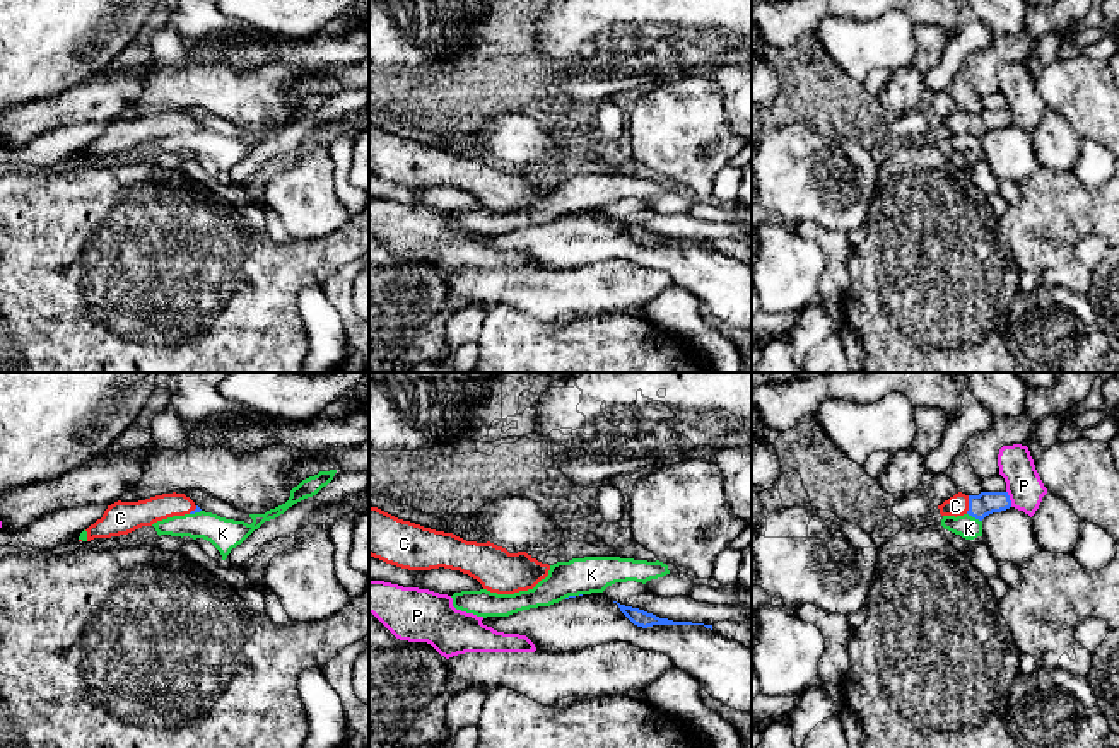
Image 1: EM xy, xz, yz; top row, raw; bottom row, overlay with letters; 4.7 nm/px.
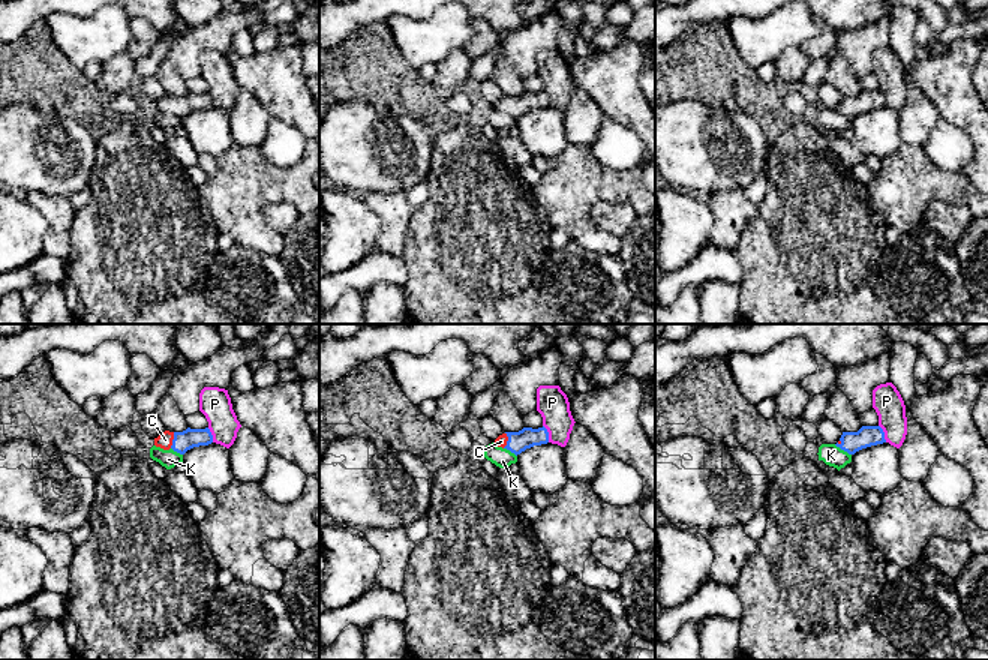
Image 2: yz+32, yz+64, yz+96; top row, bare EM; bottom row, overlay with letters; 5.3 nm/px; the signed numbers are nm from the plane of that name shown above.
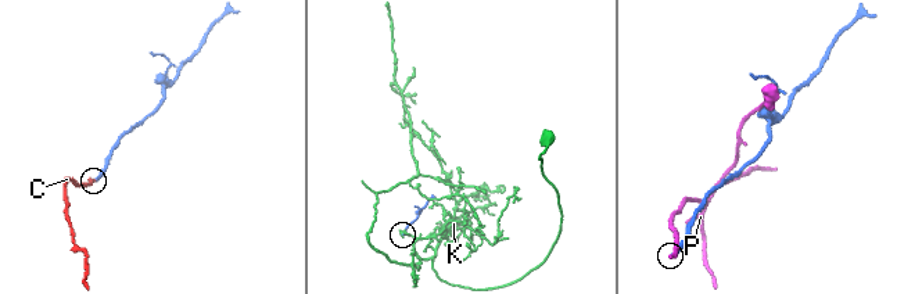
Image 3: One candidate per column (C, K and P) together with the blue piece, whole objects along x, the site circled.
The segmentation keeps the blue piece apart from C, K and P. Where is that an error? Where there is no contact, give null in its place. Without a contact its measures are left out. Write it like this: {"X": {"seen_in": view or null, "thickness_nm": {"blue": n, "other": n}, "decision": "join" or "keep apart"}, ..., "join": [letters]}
{"C": {"seen_in": "yz", "thickness_nm": {"blue": 110, "other": 100}, "decision": "join"}, "K": {"seen_in": "yz", "thickness_nm": {"blue": 110, "other": 110}, "decision": "keep apart"}, "P": {"seen_in": "yz", "thickness_nm": {"blue": 110, "other": 170}, "decision": "keep apart"}, "join": ["C"]}

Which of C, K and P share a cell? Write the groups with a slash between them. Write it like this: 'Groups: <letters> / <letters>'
Groups: C / K / P

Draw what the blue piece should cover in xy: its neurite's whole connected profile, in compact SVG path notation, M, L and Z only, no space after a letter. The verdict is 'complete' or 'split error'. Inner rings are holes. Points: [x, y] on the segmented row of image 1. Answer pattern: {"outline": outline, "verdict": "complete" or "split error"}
{"outline": "M162 494L138 502L114 502L108 505L103 517L91 524L87 541L94 538L111 538L128 535L142 526L152 526L157 521L195 514L202 509L185 494Z", "verdict": "split error"}

